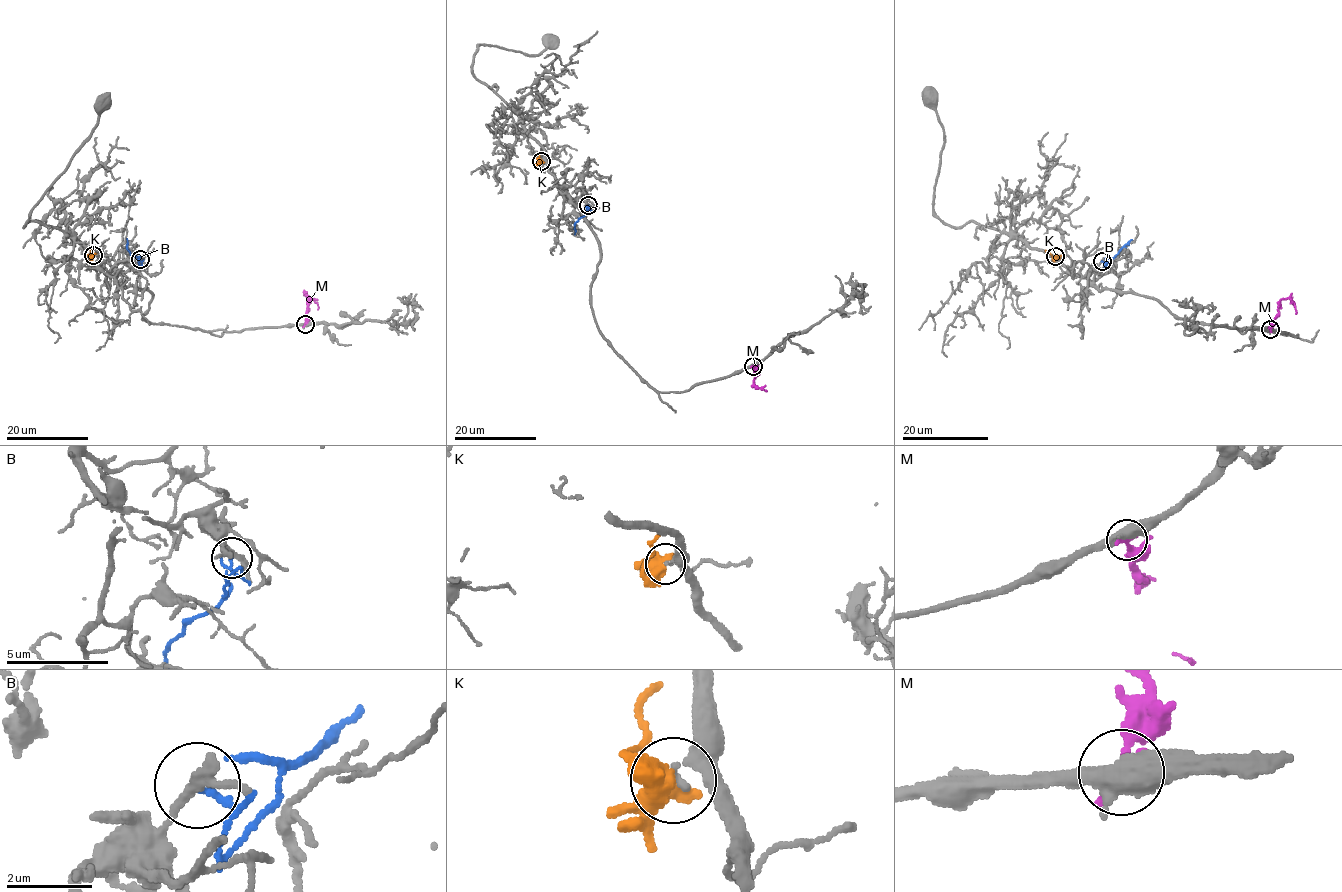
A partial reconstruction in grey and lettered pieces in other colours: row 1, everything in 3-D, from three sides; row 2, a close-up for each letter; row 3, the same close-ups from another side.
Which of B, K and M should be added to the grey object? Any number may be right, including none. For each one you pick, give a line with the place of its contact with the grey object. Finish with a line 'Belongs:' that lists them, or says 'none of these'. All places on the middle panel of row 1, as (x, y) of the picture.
Belongs: none of these

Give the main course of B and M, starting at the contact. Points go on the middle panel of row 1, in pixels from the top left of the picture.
B: (588, 206), (587, 213), (574, 224), (574, 234)
M: (753, 366), (753, 383), (765, 390)

